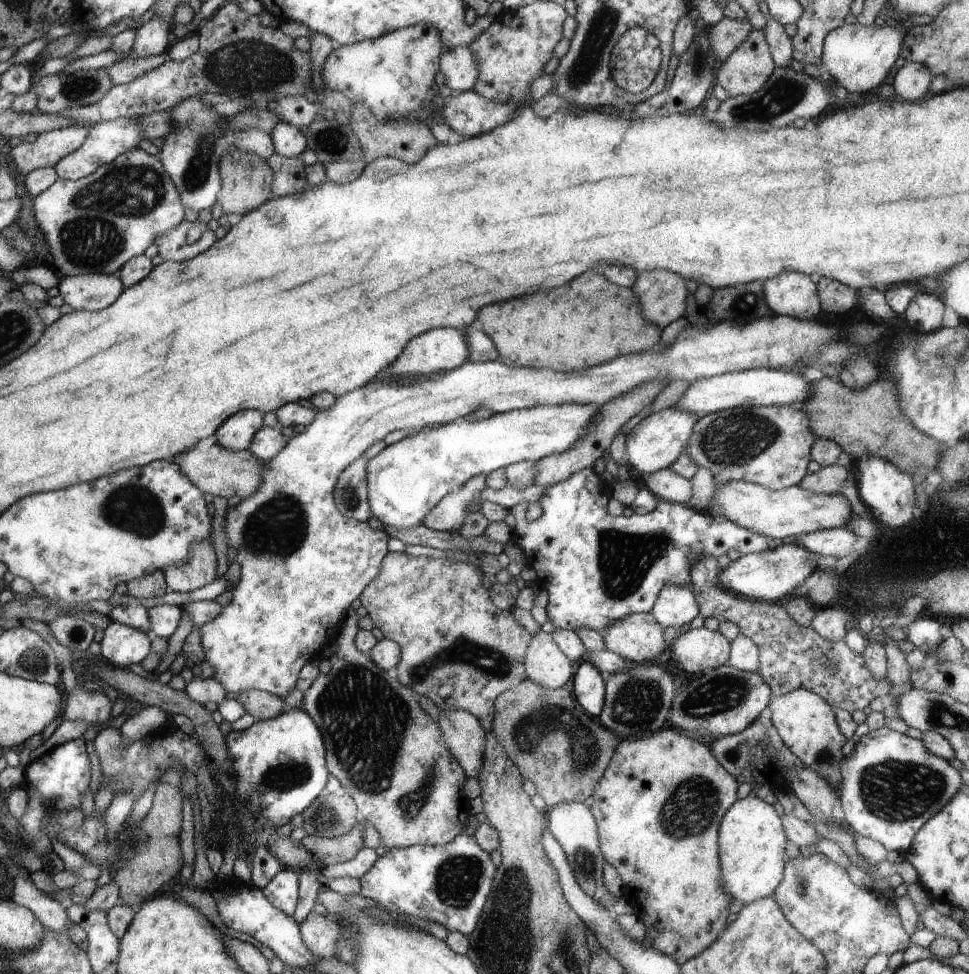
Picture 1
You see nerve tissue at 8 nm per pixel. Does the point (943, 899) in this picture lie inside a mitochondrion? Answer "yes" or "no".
no

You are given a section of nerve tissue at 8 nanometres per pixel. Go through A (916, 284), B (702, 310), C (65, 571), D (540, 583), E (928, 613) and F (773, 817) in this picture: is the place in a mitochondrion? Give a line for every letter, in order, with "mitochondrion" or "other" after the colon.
A: other
B: other
C: other
D: other
E: other
F: other

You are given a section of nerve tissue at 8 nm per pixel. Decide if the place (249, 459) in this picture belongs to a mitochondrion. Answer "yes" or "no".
no

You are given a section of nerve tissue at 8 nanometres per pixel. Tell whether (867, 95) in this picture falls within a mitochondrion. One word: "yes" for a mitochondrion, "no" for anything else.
no

